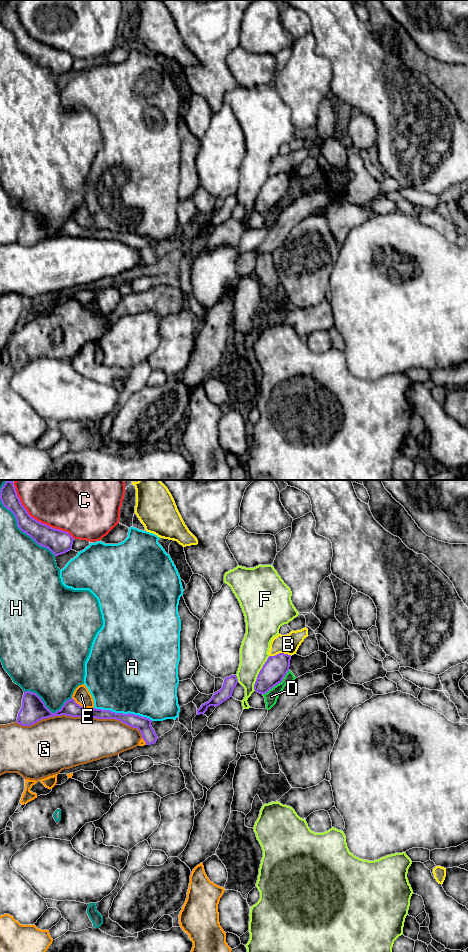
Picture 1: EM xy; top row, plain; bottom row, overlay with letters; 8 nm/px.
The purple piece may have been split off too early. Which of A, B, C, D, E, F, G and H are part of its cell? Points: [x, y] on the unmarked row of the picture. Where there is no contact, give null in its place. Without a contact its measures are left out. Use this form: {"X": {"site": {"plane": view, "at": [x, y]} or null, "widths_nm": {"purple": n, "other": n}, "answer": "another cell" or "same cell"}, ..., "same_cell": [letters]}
{"A": {"site": {"plane": "xy", "at": [122, 233]}, "widths_nm": {"purple": 120, "other": 500}, "answer": "another cell"}, "B": {"site": {"plane": "xy", "at": [280, 173]}, "widths_nm": {"purple": 190, "other": 160}, "answer": "another cell"}, "C": {"site": {"plane": "xy", "at": [35, 39]}, "widths_nm": {"purple": 190, "other": 500}, "answer": "another cell"}, "D": {"site": {"plane": "xy", "at": [277, 203]}, "widths_nm": {"purple": 190, "other": 100}, "answer": "another cell"}, "E": {"site": {"plane": "xy", "at": [81, 226]}, "widths_nm": {"purple": 130, "other": 140}, "answer": "another cell"}, "F": {"site": {"plane": "xy", "at": [259, 193]}, "widths_nm": {"purple": 190, "other": 220}, "answer": "another cell"}, "G": {"site": {"plane": "xy", "at": [81, 236]}, "widths_nm": {"purple": 130, "other": 420}, "answer": "another cell"}, "H": {"site": {"plane": "xy", "at": [22, 51]}, "widths_nm": {"purple": 170, "other": 380}, "answer": "another cell"}, "same_cell": []}

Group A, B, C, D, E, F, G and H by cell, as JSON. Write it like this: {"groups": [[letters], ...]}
{"groups": [["A"], ["B"], ["C"], ["D"], ["E"], ["F"], ["G"], ["H"]]}

